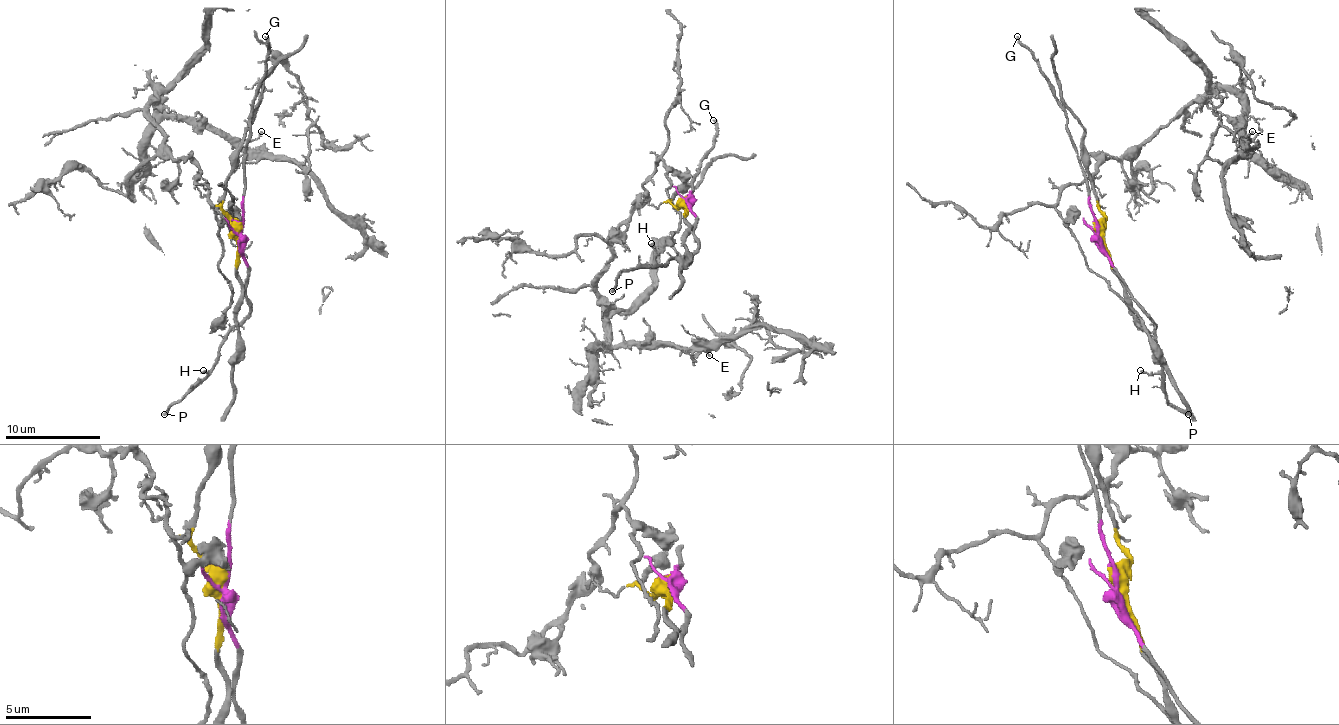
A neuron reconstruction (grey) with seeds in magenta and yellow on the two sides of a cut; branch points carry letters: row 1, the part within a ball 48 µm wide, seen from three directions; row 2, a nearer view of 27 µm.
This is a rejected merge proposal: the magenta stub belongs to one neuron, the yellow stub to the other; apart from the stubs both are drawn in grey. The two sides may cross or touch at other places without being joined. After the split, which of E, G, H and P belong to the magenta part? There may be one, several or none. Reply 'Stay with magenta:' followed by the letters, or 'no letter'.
Stay with magenta: G, H, P

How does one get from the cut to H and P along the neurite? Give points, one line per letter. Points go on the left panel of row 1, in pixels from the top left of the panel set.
H: (239, 232), (239, 249), (246, 266), (249, 313), (234, 327), (208, 375), (204, 370)
P: (239, 232), (239, 249), (246, 266), (249, 313), (220, 346), (215, 365), (163, 415)

